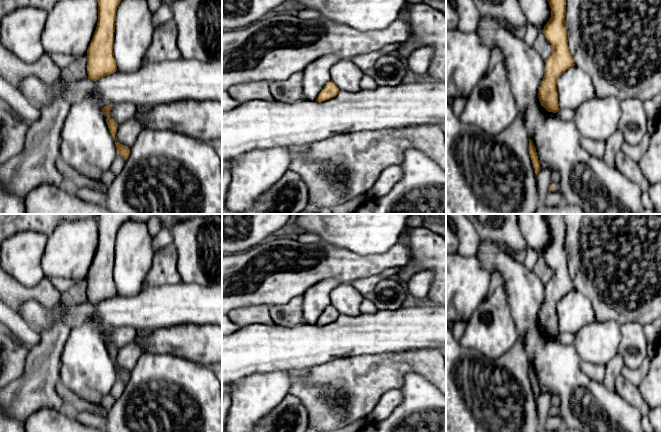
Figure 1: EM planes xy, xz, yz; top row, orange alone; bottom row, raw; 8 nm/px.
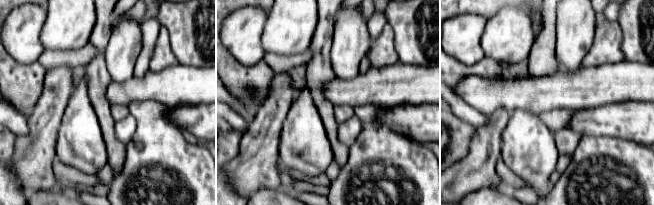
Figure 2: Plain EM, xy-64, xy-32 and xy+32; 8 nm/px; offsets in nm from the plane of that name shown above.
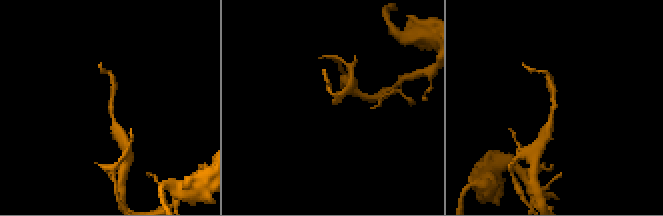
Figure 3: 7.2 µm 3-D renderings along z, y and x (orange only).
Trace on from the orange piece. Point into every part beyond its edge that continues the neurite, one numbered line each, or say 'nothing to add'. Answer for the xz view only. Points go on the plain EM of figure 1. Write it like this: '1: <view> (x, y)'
nothing to add

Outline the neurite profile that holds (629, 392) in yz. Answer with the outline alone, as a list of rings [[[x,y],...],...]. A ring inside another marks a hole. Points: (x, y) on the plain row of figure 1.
[[[623,375],[615,379],[615,392],[629,405],[637,408],[642,415],[648,415],[650,406],[644,400],[639,387],[632,384]]]

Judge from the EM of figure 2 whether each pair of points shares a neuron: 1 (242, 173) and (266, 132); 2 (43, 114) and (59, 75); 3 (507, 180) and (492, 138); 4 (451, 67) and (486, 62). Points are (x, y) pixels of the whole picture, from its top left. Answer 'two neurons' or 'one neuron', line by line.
1: one neuron
2: one neuron
3: two neurons
4: one neuron

